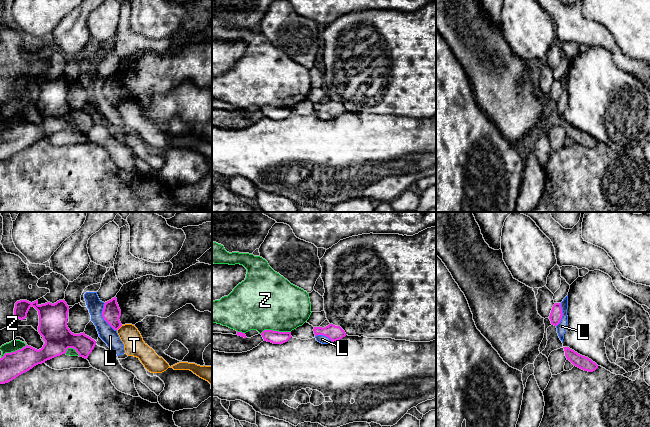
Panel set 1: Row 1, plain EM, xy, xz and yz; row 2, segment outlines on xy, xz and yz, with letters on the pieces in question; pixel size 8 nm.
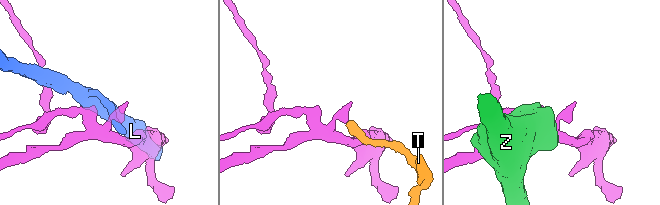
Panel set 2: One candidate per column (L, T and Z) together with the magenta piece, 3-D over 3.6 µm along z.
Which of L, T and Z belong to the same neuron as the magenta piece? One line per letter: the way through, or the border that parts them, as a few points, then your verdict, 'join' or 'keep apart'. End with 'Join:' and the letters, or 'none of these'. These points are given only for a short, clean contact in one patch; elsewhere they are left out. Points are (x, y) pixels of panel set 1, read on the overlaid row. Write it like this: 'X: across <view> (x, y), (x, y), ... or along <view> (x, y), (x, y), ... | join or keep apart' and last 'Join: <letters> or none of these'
L: keep apart
T: along xy (122, 325), (117, 330) | keep apart
Z: keep apart
Join: none of these

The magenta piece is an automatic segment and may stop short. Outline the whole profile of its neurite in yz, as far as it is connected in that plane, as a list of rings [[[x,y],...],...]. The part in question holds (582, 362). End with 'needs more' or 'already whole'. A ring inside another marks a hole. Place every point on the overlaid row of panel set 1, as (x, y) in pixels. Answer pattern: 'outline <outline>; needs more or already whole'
outline [[[563,347],[565,356],[574,366],[588,372],[593,372],[598,368],[598,365],[588,357],[582,356],[570,349],[569,347]]]; already whole

